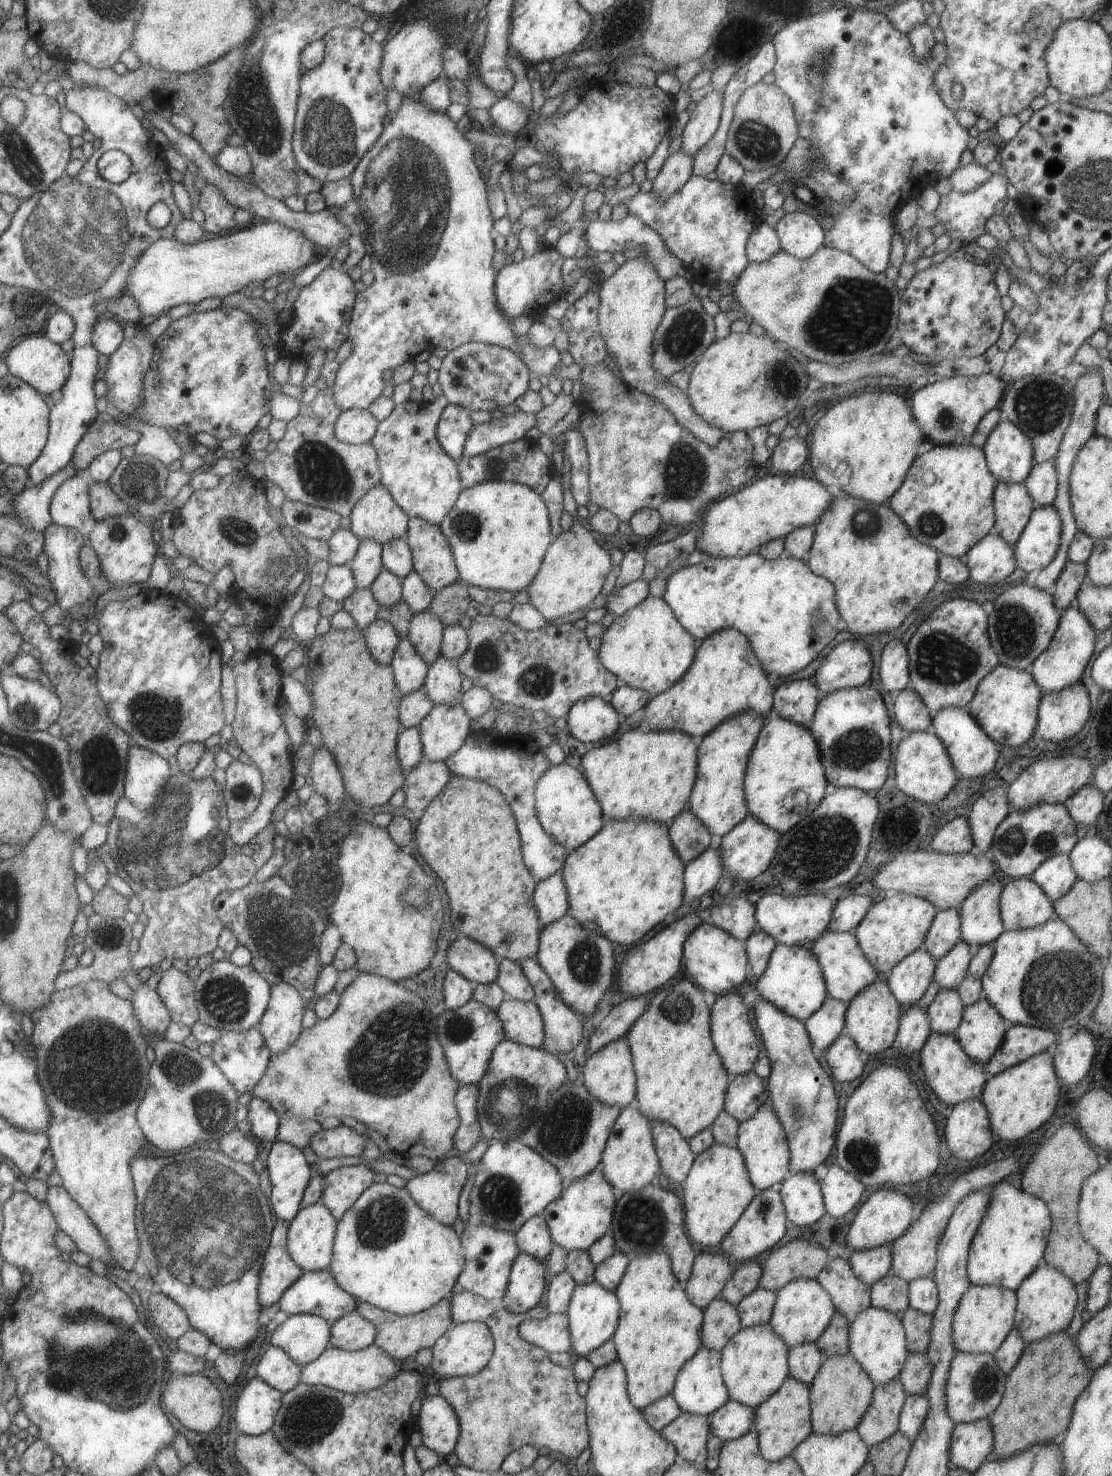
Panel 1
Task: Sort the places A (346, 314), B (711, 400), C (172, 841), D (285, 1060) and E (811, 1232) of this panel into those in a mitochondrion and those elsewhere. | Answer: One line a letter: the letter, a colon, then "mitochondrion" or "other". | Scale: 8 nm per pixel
A: other
B: other
C: mitochondrion
D: other
E: other

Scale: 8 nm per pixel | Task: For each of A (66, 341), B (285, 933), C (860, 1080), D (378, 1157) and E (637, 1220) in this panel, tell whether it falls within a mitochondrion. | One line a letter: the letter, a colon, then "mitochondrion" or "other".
A: other
B: mitochondrion
C: other
D: other
E: mitochondrion

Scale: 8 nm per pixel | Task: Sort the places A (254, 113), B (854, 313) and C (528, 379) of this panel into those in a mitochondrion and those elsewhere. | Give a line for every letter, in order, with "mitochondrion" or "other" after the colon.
A: mitochondrion
B: mitochondrion
C: other

